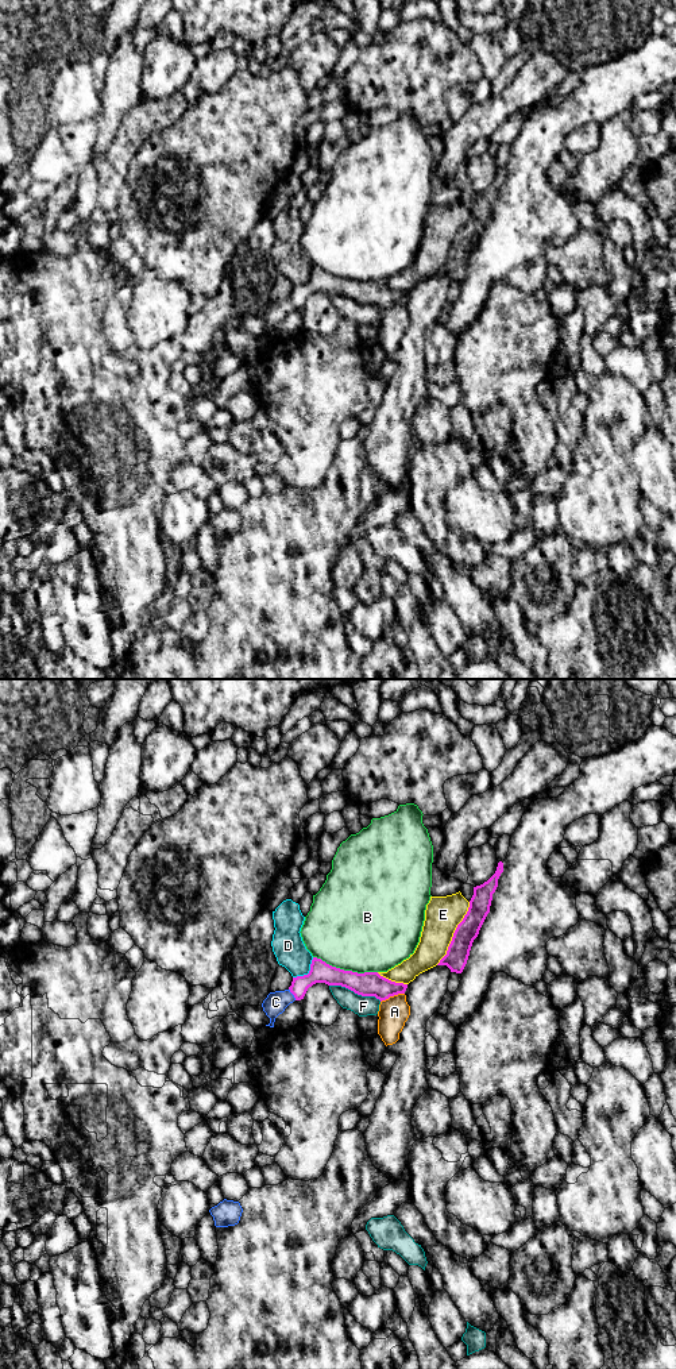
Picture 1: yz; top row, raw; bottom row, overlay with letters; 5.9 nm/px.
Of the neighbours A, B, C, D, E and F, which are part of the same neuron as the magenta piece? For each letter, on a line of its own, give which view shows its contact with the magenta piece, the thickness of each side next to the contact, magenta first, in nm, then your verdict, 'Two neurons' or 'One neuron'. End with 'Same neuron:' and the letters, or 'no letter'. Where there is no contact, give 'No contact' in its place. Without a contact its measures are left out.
A: Touches magenta in yz. Thickness 140 nm (magenta) against 180 nm. Two neurons
B: Touches magenta in yz. Thickness 140 nm (magenta) against 480 nm. Two neurons
C: Touches magenta in yz. Thickness 130 nm (magenta) against 130 nm. One neuron
D: Touches magenta in yz. Thickness 130 nm (magenta) against 190 nm. Two neurons
E: Touches magenta in yz. Thickness 140 nm (magenta) against 220 nm. Two neurons
F: Touches magenta in yz. Thickness 140 nm (magenta) against 120 nm. Two neurons
Same neuron: C

